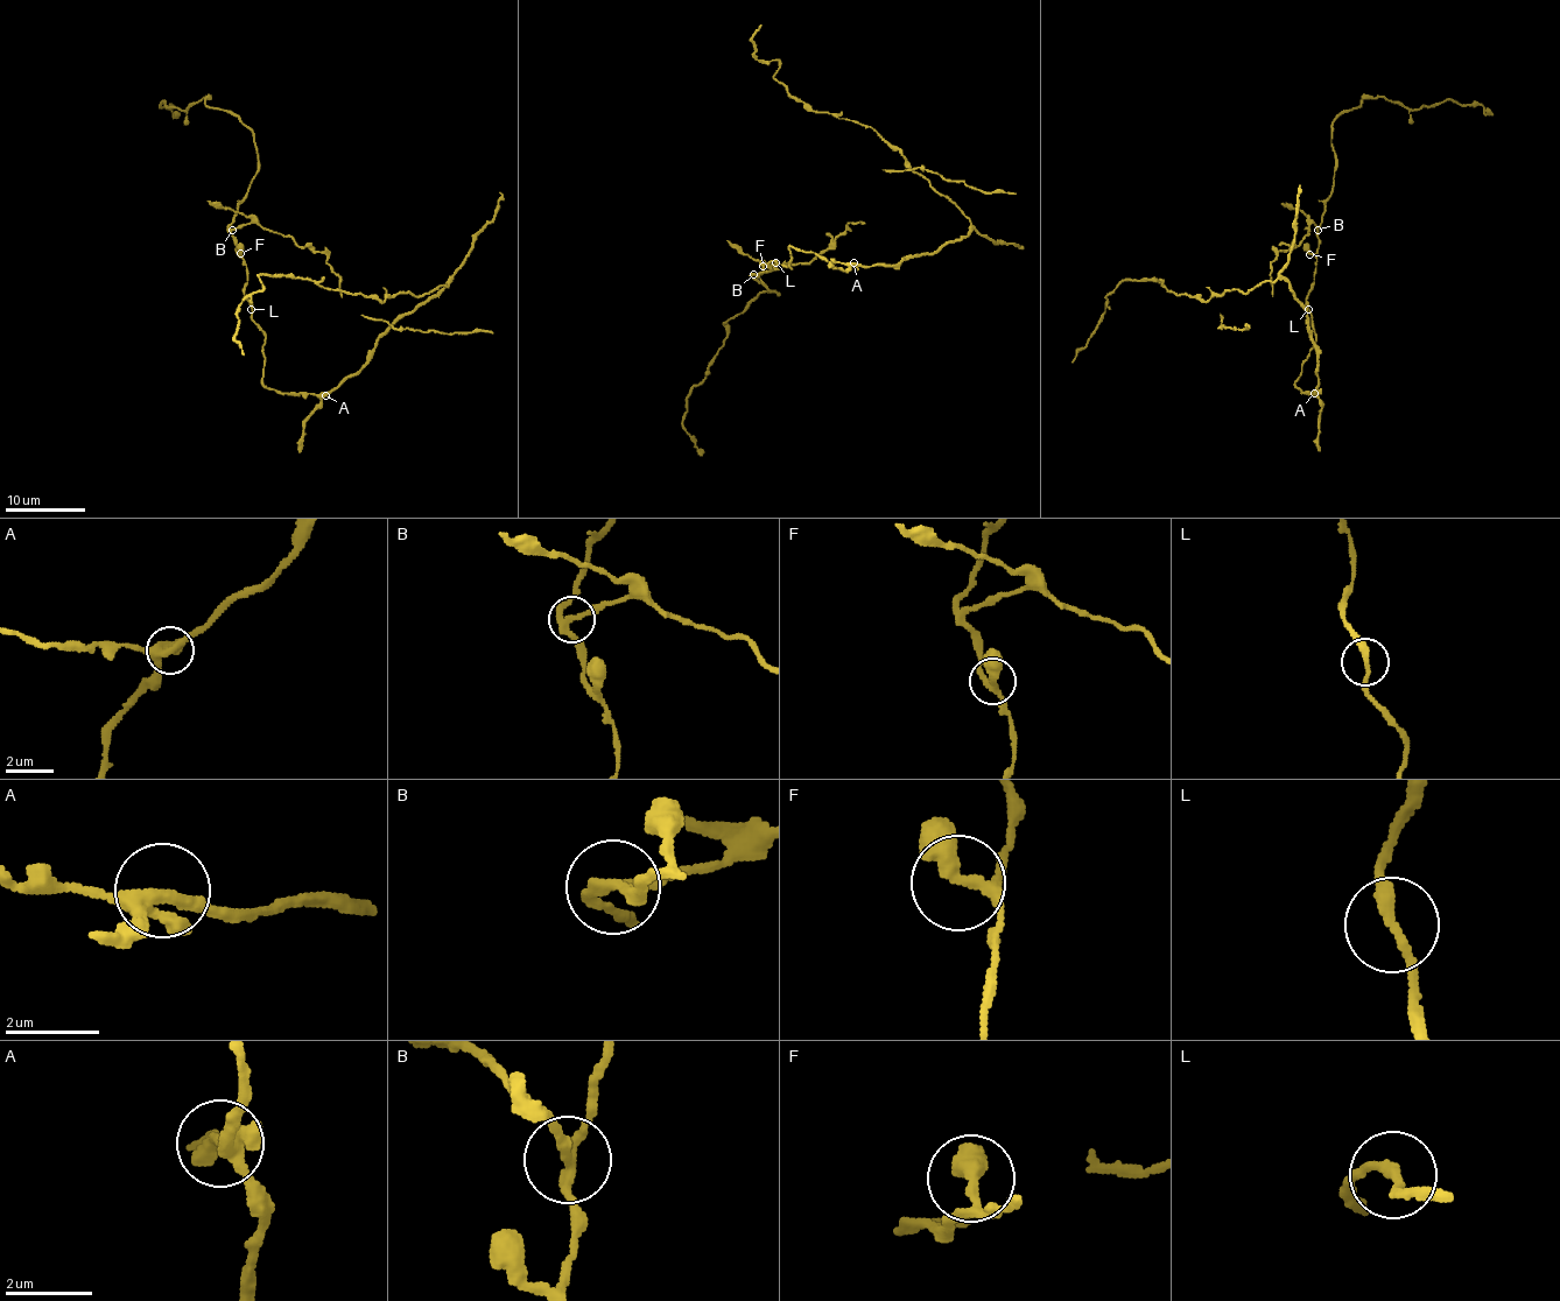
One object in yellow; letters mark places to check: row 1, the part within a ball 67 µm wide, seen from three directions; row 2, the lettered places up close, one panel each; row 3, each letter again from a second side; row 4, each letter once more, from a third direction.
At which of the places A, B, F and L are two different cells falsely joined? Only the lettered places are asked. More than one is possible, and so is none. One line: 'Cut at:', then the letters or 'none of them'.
Cut at: B

